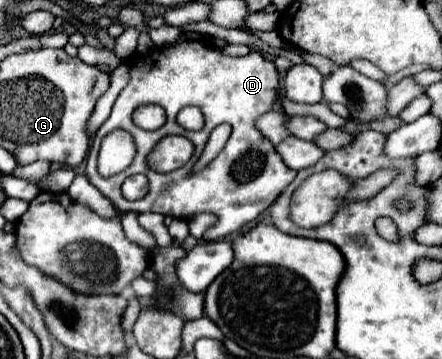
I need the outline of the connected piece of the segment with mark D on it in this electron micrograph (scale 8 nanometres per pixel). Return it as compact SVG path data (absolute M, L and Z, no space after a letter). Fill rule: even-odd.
M194 39L194 43L184 41L180 45L152 47L146 53L134 53L134 57L130 59L130 81L120 91L110 117L102 123L102 127L96 131L92 139L88 151L86 177L122 213L154 211L170 215L174 219L190 219L198 213L212 213L216 215L218 221L210 229L206 229L204 241L226 239L228 235L240 231L244 225L254 221L262 211L266 211L272 205L272 201L284 191L284 187L290 185L290 181L296 177L296 171L282 163L282 157L276 153L274 145L270 145L268 139L256 129L256 119L272 109L272 105L278 101L278 93L280 93L280 75L274 63L264 55L260 55L258 51L250 51L244 57L230 57L214 45L202 43L202 39ZM140 103L158 103L168 115L166 123L156 131L146 131L134 125L132 113L140 107ZM188 105L196 105L202 109L206 117L206 125L202 131L186 131L176 123L178 111ZM220 123L228 123L232 127L232 135L226 147L202 171L194 173L192 171L194 163L202 155L212 129L218 127ZM114 129L126 129L132 133L138 145L138 155L126 171L106 179L100 177L100 173L96 171L96 157L102 137ZM168 135L188 137L194 143L196 151L182 169L176 169L172 173L156 173L148 167L146 157L156 147L156 143ZM134 173L144 173L148 177L150 191L140 201L126 201L122 197L122 183L126 177Z

